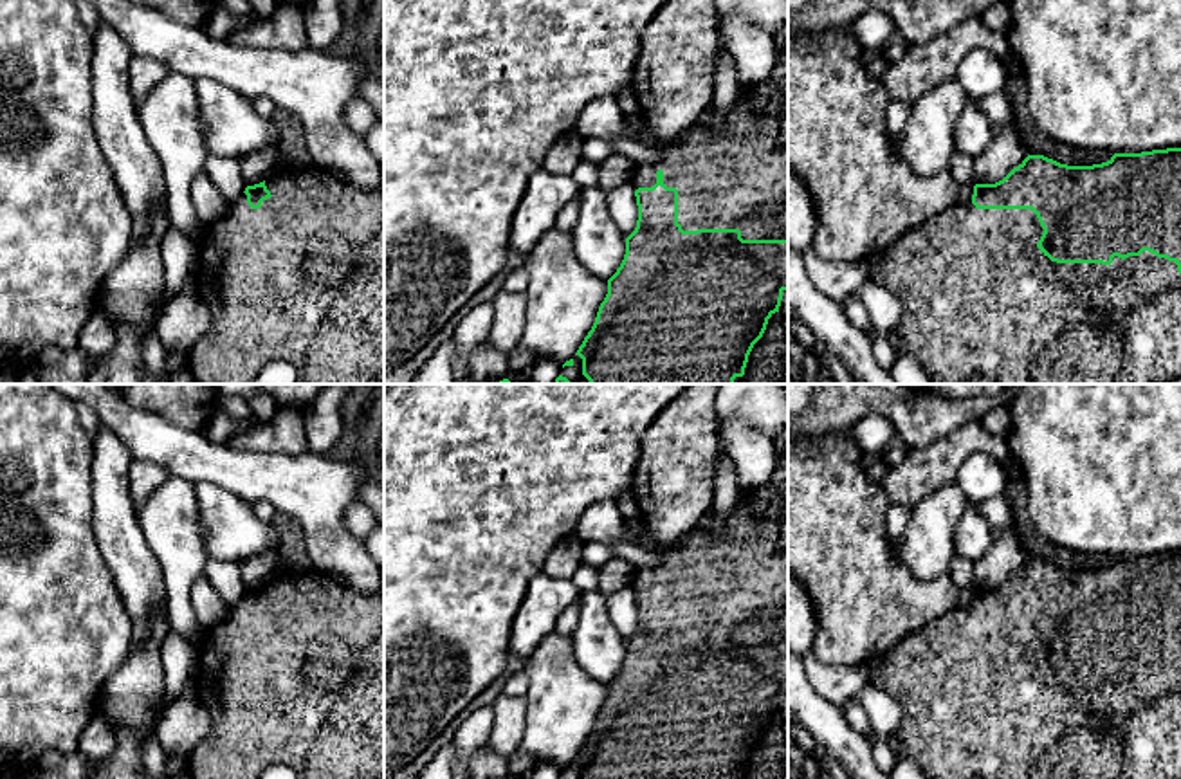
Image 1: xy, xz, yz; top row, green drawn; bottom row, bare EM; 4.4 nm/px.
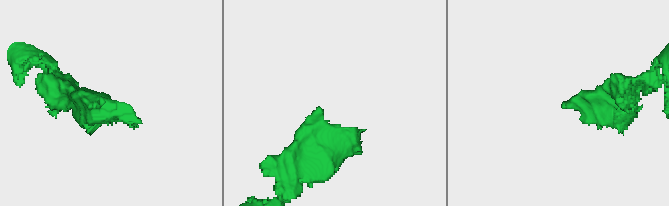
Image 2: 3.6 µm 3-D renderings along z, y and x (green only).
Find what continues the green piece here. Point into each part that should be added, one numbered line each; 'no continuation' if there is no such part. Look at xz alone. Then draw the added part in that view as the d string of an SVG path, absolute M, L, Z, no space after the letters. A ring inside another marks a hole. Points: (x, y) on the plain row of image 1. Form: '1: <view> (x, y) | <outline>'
1: xz (731, 576) | M788 453L777 456L777 467L772 476L772 480L757 487L754 490L741 489L737 505L727 514L718 516L712 510L705 512L696 527L685 534L682 539L678 539L674 545L660 545L653 543L645 527L645 521L642 518L636 518L636 537L635 543L653 552L658 559L658 563L653 568L633 568L631 570L631 588L635 595L638 591L653 591L656 588L656 575L664 575L664 588L667 591L678 593L678 628L683 635L698 635L698 633L739 633L743 644L788 644L788 550L783 550L779 546L779 536L781 536L781 521L784 514L788 512Z

